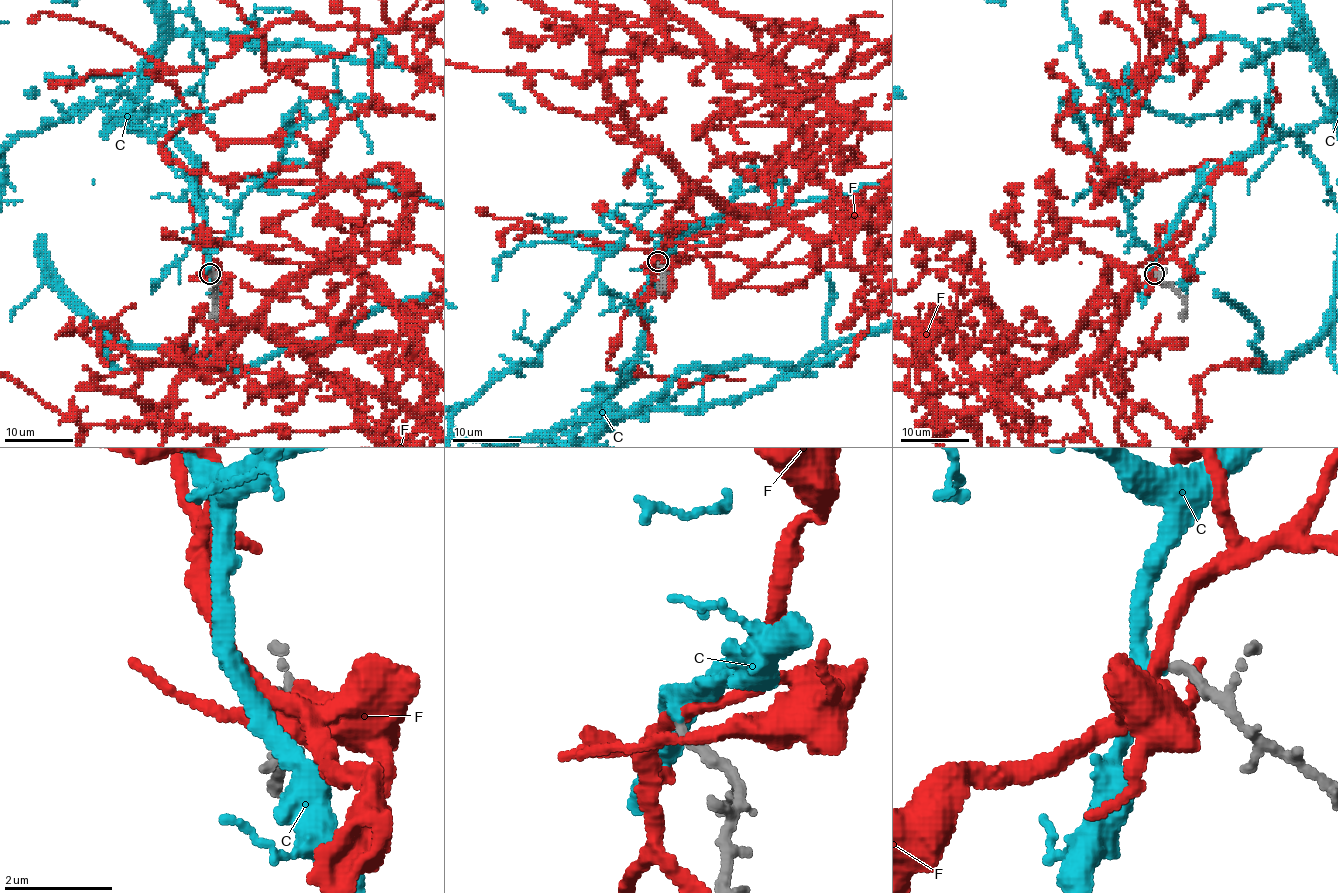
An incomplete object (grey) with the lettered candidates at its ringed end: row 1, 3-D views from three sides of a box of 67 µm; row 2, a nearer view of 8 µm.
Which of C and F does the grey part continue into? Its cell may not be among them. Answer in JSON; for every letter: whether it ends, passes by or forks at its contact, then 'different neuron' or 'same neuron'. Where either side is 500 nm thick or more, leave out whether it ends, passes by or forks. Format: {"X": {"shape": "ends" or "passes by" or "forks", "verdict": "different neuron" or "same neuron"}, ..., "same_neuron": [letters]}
{"C": {"shape": "passes by", "verdict": "same neuron"}, "F": {"shape": "passes by", "verdict": "different neuron"}, "same_neuron": ["C"]}

